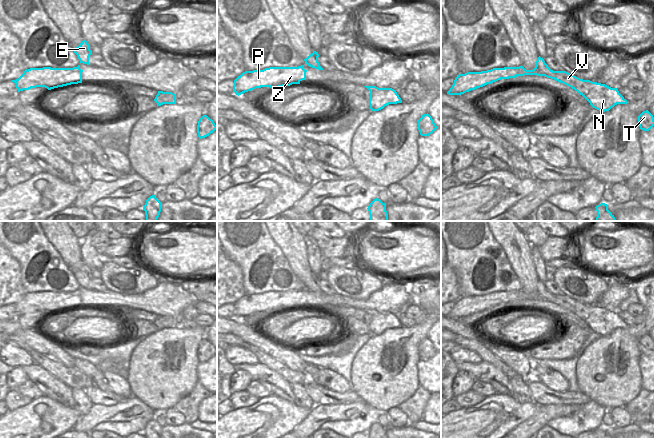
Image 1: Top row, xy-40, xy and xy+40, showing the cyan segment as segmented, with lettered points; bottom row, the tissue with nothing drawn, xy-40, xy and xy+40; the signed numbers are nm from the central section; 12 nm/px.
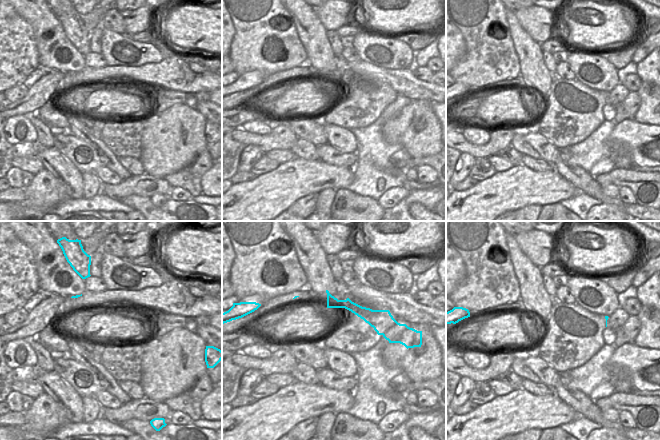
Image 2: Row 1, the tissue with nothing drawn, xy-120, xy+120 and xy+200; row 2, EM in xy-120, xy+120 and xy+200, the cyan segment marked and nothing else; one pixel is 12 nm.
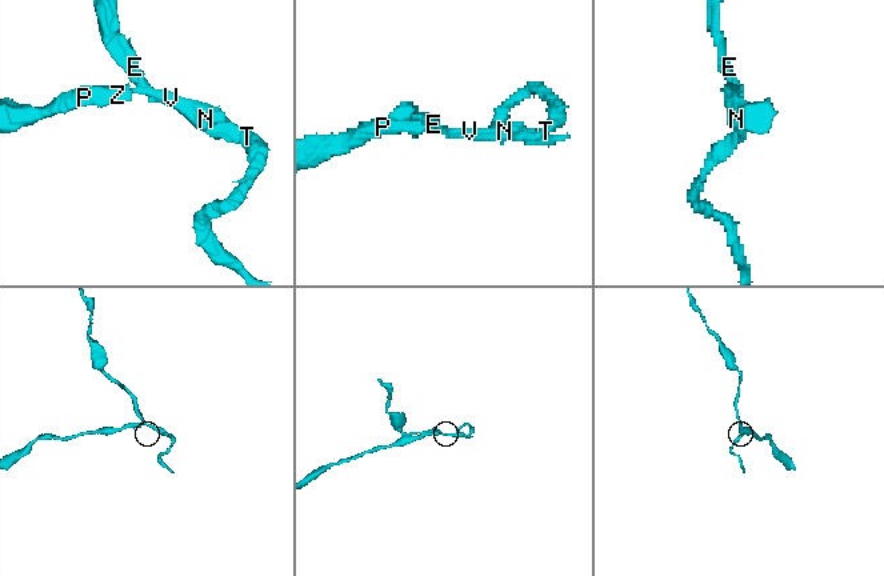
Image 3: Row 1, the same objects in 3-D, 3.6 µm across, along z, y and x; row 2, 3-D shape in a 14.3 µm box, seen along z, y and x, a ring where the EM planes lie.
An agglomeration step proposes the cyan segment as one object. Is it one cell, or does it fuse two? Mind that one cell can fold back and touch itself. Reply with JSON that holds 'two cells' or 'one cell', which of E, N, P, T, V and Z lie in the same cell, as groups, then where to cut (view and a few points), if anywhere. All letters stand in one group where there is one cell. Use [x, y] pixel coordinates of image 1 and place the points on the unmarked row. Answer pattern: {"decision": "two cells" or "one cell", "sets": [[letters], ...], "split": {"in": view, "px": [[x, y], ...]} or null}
{"decision": "two cells", "sets": [["E", "N", "T", "V"], ["P", "Z"]], "split": {"in": "xy+40", "px": [[536, 287], [536, 291], [542, 299]]}}

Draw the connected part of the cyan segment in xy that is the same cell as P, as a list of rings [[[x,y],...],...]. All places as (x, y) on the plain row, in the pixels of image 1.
[[[304,289],[245,295],[234,304],[233,316],[239,320],[261,311],[270,311],[274,314],[283,310],[300,308],[302,304],[306,304],[306,296]]]

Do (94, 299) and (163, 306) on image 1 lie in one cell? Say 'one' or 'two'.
one

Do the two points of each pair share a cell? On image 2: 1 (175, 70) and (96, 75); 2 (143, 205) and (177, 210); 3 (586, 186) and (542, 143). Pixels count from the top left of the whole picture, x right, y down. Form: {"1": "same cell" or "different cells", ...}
{"1": "different cells", "2": "same cell", "3": "different cells"}

